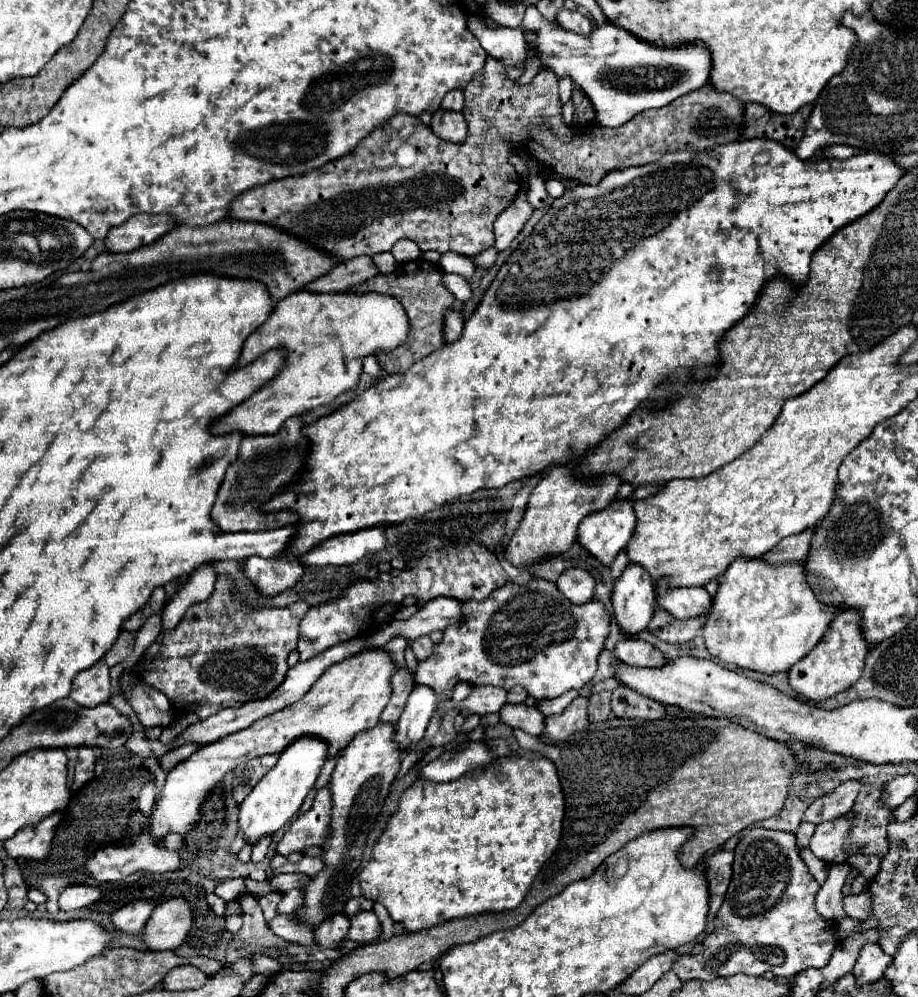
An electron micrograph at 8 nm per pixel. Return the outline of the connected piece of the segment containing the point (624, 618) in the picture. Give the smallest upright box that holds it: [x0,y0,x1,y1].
[613,565,655,635]

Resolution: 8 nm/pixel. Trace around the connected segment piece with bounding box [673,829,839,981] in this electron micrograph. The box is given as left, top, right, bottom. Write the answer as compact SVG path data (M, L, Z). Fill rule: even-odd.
M745 829L741 833L741 841L735 847L733 861L733 879L725 893L723 905L715 919L715 931L703 939L703 951L697 955L679 957L673 965L675 975L681 981L709 981L717 977L729 975L763 975L765 971L773 971L779 979L793 979L797 973L809 967L825 967L839 943L835 935L835 923L821 917L815 911L815 895L819 891L819 883L809 873L807 865L799 857L795 847L795 835L785 831L769 831L769 829Z

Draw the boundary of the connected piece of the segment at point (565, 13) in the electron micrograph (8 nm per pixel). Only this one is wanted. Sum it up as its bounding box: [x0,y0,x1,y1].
[557,9,593,35]

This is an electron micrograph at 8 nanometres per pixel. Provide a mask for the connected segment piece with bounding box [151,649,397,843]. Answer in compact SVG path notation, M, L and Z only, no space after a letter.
M365 649L325 671L319 681L311 687L311 691L299 699L297 703L289 705L285 711L277 711L265 719L259 719L251 727L227 735L215 743L203 745L195 751L189 759L181 761L173 767L167 775L165 787L161 791L159 803L155 803L153 817L151 817L151 833L153 841L161 843L165 835L179 833L185 837L199 819L199 809L207 799L209 789L223 779L225 773L233 771L237 765L247 763L261 755L281 753L299 737L319 737L329 745L329 757L337 757L349 741L367 729L373 729L379 723L379 715L385 709L391 697L389 679L397 671L391 663L391 657L383 649Z

